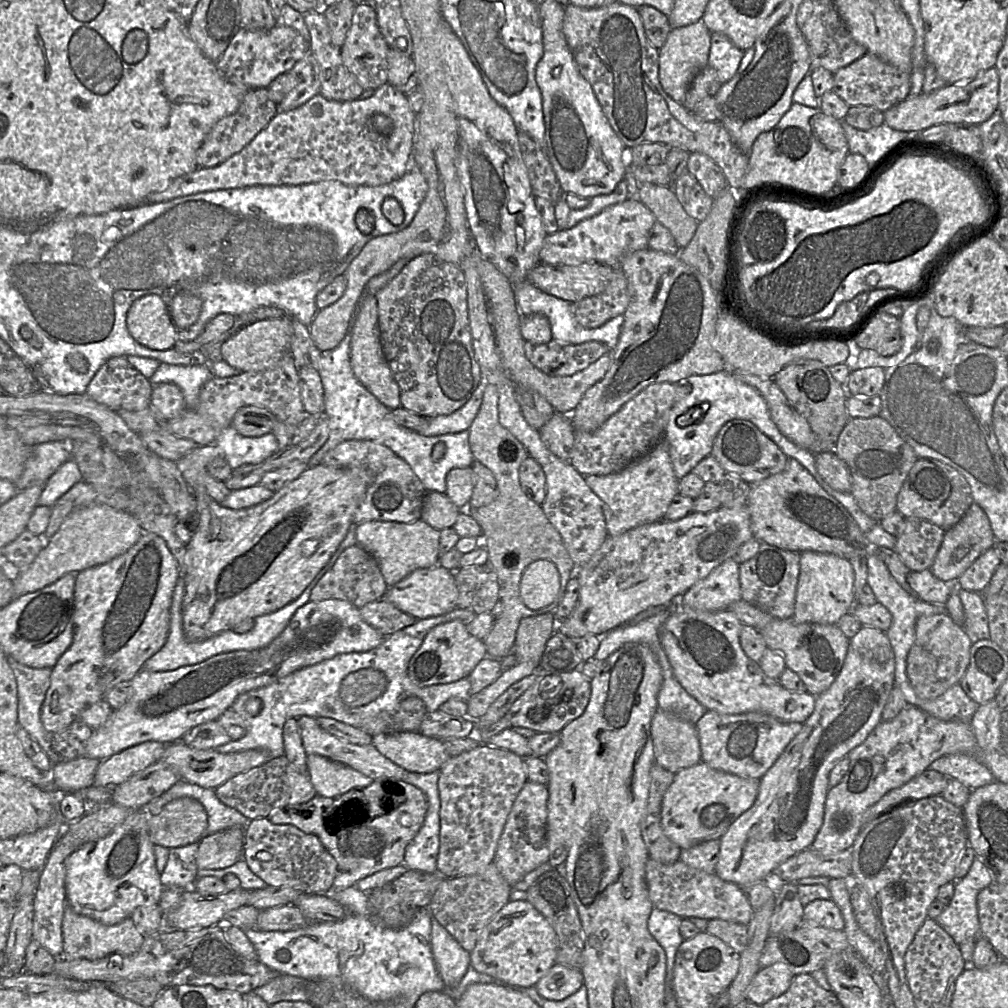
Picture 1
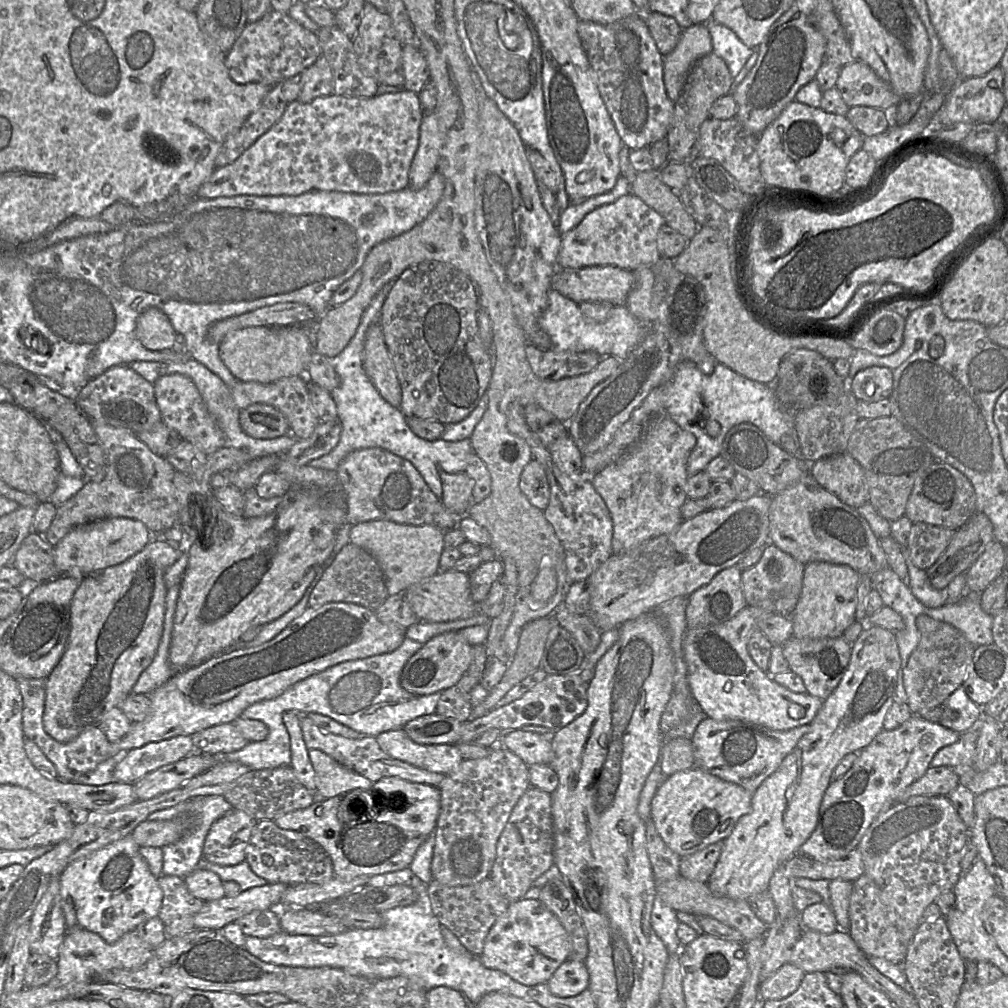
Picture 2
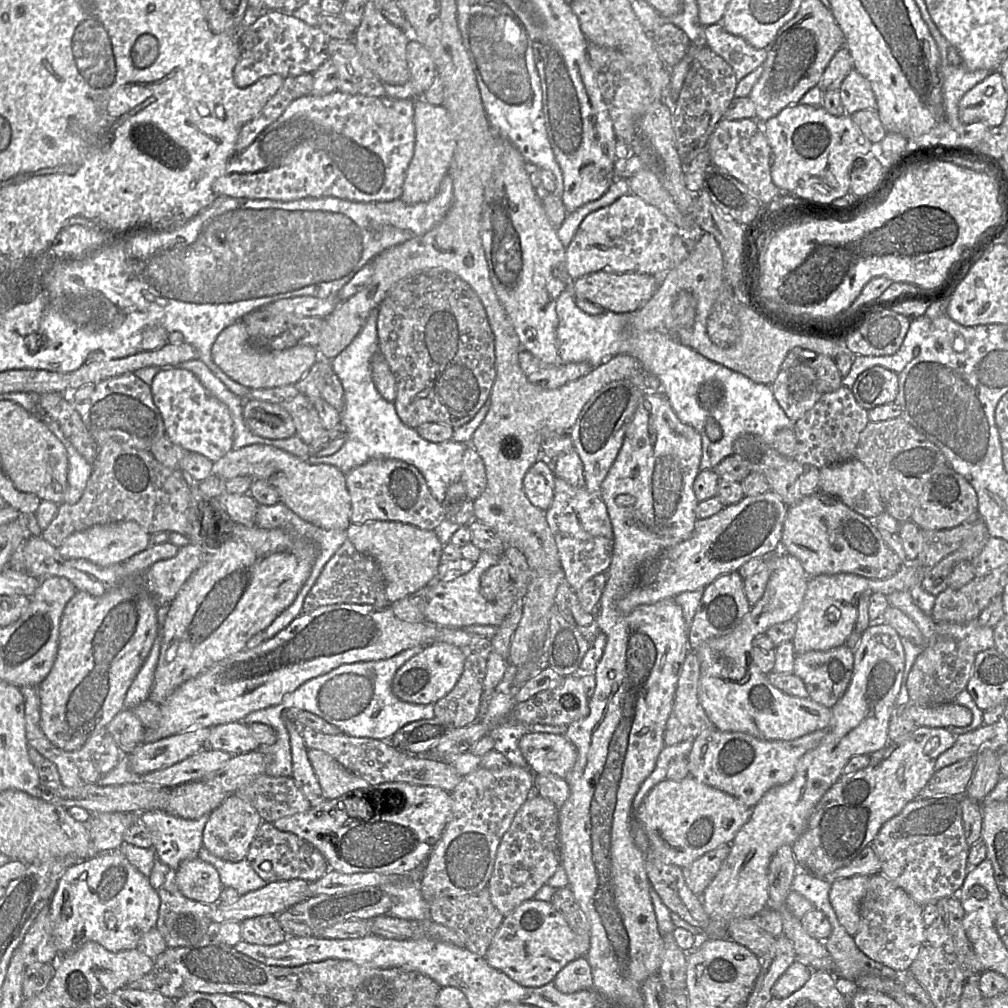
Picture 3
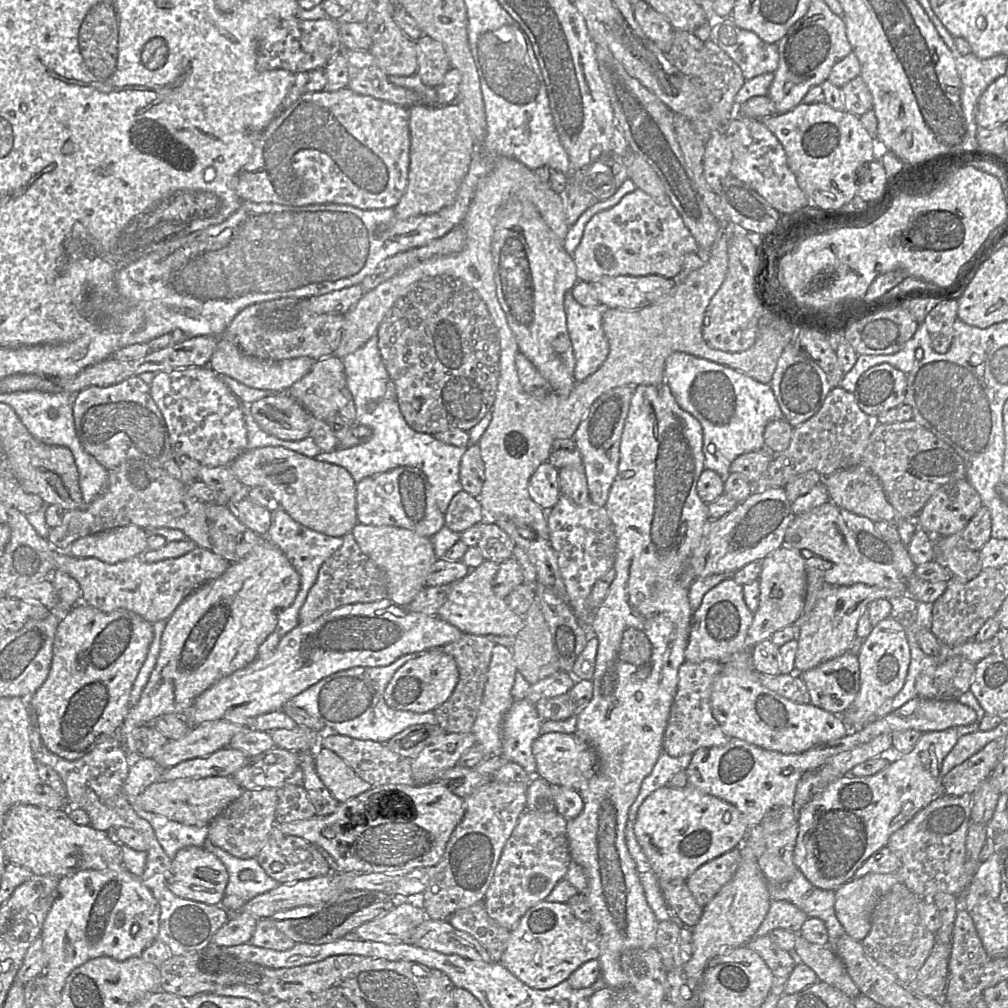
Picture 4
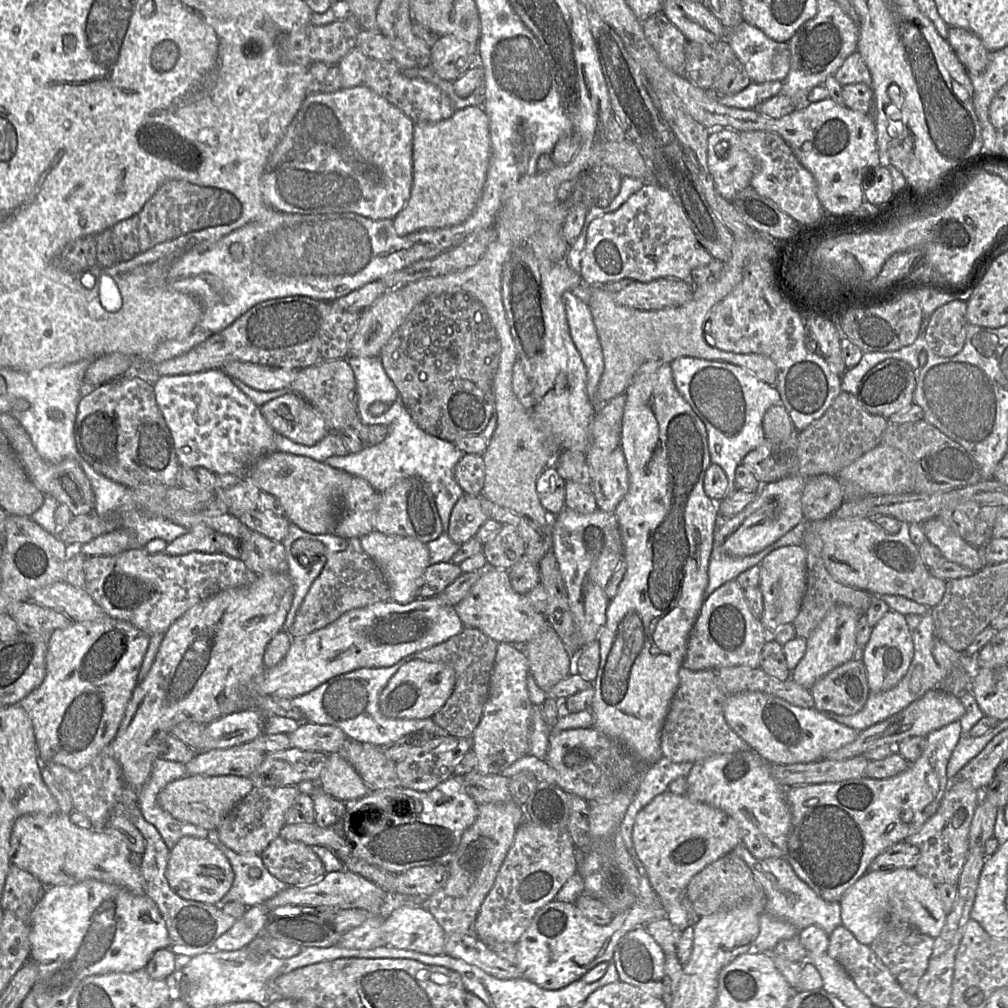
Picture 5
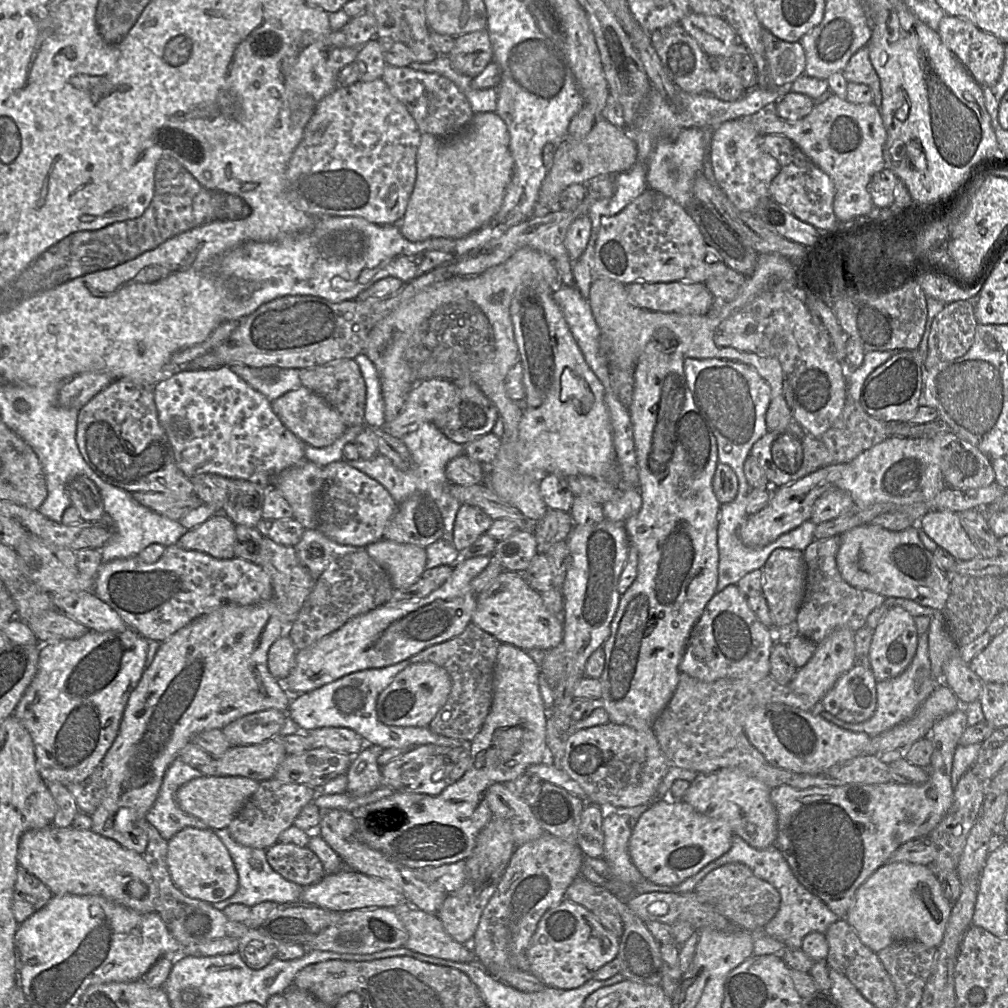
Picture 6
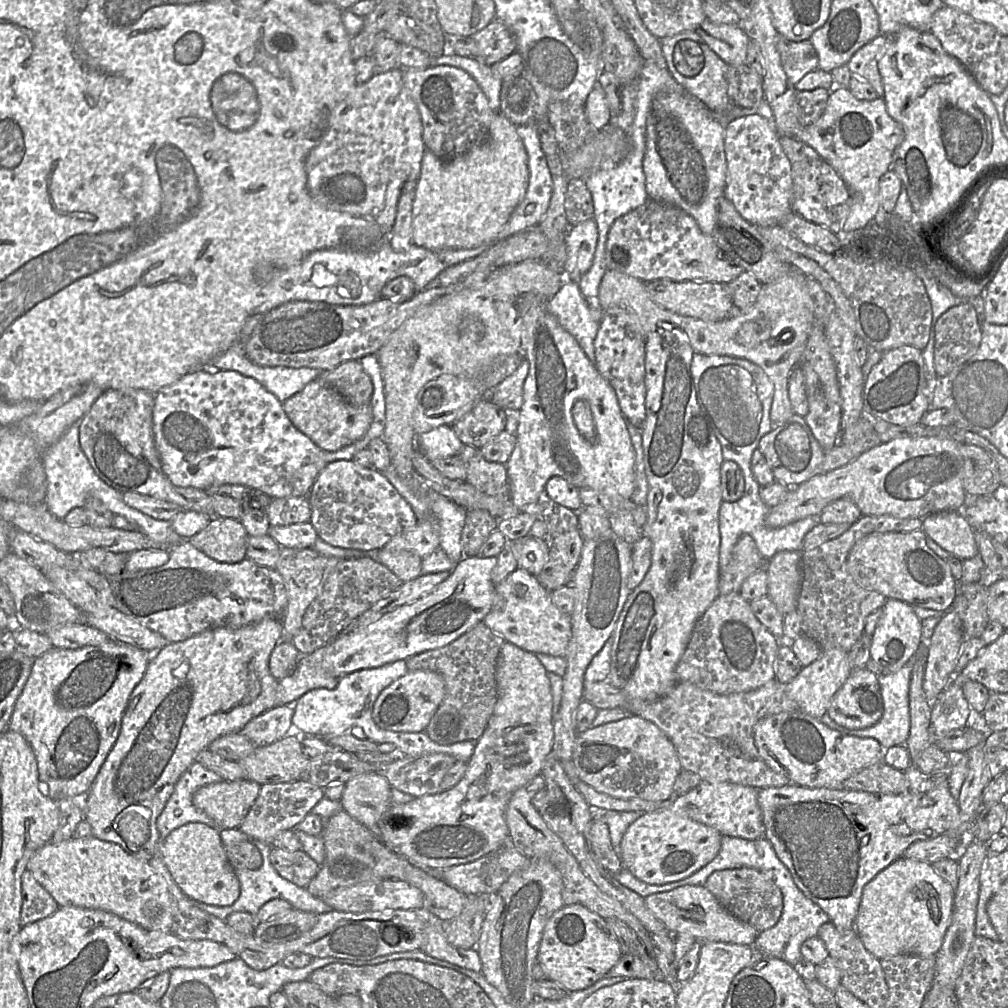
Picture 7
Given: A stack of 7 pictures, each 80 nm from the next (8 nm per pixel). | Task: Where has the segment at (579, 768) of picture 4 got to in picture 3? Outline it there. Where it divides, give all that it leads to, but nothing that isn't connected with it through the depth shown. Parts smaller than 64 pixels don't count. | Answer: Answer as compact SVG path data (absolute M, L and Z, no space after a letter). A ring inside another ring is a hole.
M527 733L520 738L519 748L534 774L565 778L576 761L576 750L564 734Z

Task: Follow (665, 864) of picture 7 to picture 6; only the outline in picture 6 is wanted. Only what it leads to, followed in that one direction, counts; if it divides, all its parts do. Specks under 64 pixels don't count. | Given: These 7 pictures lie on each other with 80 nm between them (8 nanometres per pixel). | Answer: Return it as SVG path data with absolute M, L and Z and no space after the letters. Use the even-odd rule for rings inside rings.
M662 797L650 804L631 830L630 858L642 876L659 885L676 885L726 853L735 835L722 819L696 811L682 799Z

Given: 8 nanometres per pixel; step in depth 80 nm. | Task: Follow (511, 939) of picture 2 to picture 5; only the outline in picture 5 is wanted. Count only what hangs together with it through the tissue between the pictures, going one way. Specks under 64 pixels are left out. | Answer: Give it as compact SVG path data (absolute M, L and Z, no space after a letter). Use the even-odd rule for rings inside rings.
M553 900L539 908L516 945L516 968L521 979L547 990L559 990L578 981L589 970L613 959L615 948L629 931L666 918L659 906L648 906L637 901L616 914L610 924L597 925L583 916L574 902Z

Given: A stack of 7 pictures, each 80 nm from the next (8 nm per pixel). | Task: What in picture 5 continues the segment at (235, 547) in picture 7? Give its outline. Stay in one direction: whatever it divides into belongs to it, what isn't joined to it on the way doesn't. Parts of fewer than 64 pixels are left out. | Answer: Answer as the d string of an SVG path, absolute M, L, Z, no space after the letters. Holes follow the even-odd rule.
M201 524L195 526L186 534L168 543L164 552L168 555L184 555L192 551L202 553L218 553L218 548L214 540L215 532Z

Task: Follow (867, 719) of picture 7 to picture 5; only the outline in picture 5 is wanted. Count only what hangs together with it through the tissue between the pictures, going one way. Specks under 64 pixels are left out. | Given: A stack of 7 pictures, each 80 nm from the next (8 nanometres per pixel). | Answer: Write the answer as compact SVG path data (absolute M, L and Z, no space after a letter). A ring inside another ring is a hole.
M854 659L821 677L809 691L815 709L844 716L859 712L871 694L866 668Z

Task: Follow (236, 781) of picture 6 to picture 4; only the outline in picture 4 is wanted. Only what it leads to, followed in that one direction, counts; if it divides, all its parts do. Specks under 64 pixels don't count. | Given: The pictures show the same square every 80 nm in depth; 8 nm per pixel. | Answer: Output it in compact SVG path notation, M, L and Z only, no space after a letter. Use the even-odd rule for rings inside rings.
M232 776L207 777L199 779L177 779L173 781L159 781L149 785L141 794L133 798L128 796L133 806L163 815L169 820L189 826L203 827L220 814L226 806L236 800L245 791Z

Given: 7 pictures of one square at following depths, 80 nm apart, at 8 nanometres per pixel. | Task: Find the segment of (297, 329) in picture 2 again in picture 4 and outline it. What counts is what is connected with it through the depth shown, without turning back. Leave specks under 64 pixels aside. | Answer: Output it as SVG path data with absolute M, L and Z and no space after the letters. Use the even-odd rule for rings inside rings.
M220 339L210 359L209 367L218 375L226 375L246 386L275 392L288 391L314 365L315 360L307 356L281 361L262 360L242 353L236 345Z

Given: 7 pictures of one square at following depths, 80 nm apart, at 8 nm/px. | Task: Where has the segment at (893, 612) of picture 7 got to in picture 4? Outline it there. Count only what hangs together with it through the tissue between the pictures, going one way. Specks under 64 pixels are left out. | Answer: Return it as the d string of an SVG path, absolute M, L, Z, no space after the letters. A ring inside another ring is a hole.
M892 614L881 620L863 641L857 655L860 666L860 689L852 703L841 715L849 731L857 731L876 719L876 712L903 687L911 660L907 631L898 616Z

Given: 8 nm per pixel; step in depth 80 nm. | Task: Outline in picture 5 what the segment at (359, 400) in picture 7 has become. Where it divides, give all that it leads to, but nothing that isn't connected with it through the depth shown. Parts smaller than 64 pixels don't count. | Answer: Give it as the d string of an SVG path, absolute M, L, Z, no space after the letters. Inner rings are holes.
M339 358L298 370L291 391L302 396L320 413L332 433L351 427L359 415L357 383L348 359Z

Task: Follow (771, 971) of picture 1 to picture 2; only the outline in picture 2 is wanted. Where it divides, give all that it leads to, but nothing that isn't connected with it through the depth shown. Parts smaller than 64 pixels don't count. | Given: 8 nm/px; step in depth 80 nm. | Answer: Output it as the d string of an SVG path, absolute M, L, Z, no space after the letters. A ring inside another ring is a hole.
M793 964L779 968L758 987L759 1002L782 1000L794 993L800 986L805 973Z

